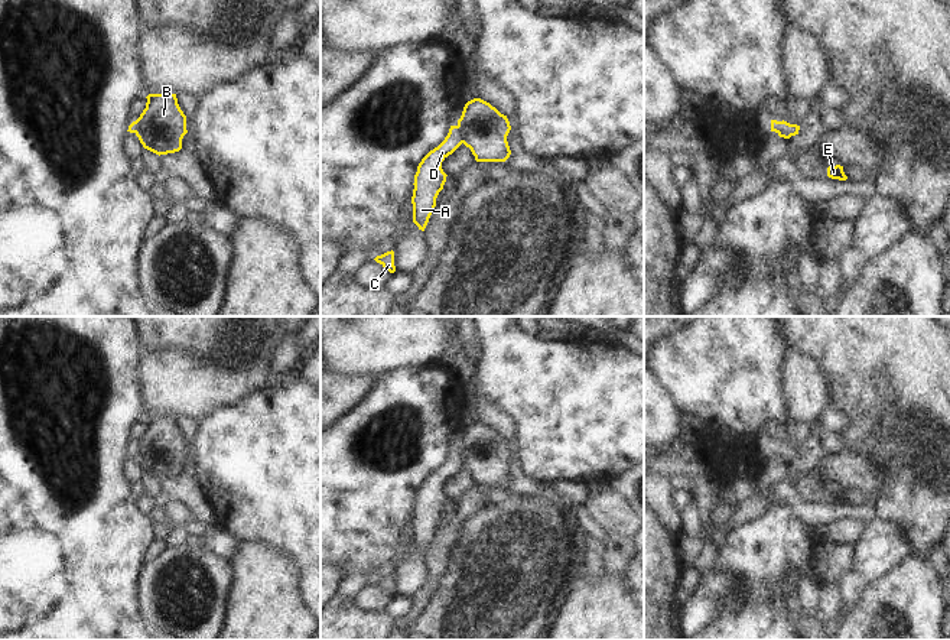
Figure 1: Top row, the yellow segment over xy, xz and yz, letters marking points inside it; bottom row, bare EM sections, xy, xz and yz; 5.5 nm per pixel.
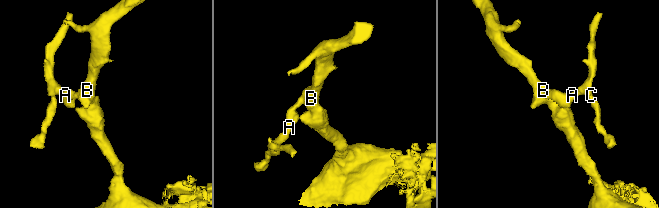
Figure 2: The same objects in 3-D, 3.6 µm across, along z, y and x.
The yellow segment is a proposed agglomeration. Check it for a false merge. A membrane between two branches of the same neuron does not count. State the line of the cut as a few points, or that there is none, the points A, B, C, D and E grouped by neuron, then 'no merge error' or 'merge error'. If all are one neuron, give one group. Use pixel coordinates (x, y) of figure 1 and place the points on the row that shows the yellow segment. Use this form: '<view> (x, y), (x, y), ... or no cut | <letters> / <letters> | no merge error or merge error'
xz (456, 126), (464, 142) | A C D / B E | merge error

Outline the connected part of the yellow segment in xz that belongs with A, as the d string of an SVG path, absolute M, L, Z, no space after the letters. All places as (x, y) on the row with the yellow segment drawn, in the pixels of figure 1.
M450 126L445 140L437 147L430 150L417 166L411 204L413 222L422 231L424 231L436 207L436 198L446 182L448 175L442 169L442 162L462 143L461 129L458 126Z

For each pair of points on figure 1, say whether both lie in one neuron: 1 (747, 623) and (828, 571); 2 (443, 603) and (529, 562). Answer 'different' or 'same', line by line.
1: different
2: same

